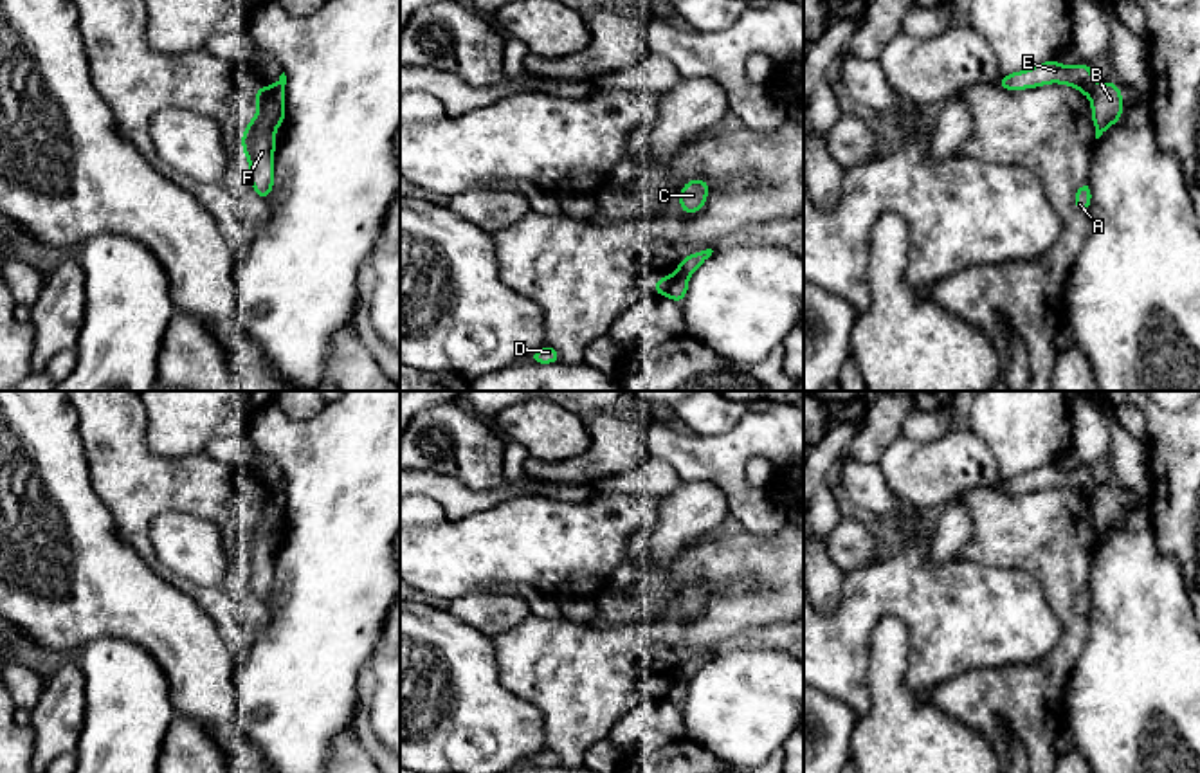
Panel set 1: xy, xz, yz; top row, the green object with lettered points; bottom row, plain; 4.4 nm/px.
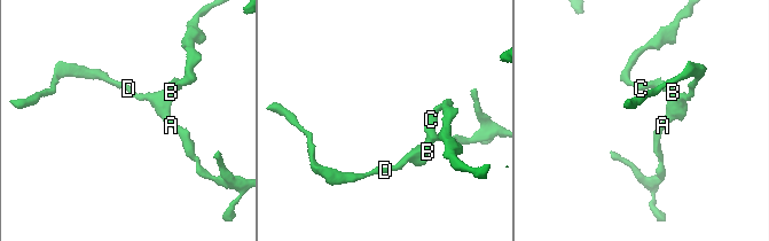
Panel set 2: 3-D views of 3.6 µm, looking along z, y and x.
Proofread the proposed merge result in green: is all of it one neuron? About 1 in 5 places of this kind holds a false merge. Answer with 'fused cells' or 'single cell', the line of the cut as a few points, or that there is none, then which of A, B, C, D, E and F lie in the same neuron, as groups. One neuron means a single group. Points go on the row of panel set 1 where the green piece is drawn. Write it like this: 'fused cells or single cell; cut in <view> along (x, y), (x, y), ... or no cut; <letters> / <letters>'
fused cells; cut in xz along (672, 274), (687, 280); A B D F / C E

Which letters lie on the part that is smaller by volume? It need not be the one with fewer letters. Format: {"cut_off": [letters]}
{"cut_off": ["A", "B", "D", "F"]}

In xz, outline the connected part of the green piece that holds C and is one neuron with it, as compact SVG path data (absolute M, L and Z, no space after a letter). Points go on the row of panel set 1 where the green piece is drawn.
M694 178L686 182L679 191L679 207L685 214L692 214L703 209L708 198L708 182L705 178Z

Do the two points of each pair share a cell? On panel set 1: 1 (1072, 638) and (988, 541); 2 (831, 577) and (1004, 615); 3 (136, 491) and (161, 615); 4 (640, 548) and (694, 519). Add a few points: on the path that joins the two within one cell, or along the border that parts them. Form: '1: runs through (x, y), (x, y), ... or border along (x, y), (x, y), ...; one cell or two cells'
1: runs through (1063, 608), (1060, 586), (1018, 545); one cell
2: border along (844, 573), (838, 606), (824, 617); two cells
3: border along (123, 541), (163, 579); two cells
4: runs through (653, 543), (662, 543), (681, 523); one cell

